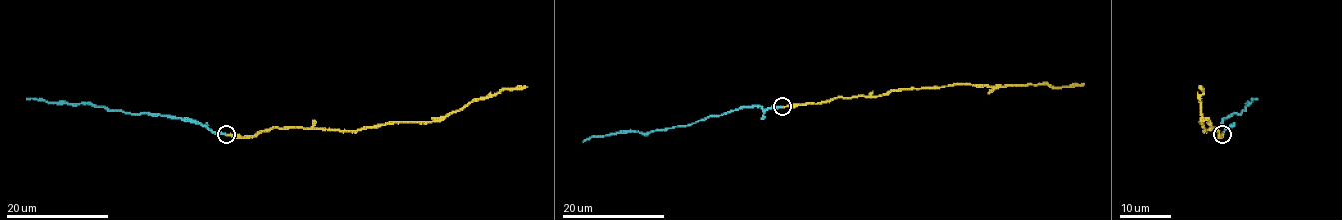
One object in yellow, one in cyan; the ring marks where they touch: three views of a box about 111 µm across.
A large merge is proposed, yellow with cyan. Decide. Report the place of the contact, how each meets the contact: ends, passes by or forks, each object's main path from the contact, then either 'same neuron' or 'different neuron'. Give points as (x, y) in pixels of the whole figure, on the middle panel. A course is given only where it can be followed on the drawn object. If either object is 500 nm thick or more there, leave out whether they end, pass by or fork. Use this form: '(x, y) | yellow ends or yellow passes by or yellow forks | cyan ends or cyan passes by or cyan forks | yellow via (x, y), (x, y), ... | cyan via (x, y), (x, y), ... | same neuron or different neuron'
(782, 106) | yellow ends | cyan ends | yellow via (783, 106), (825, 102), (830, 98), (881, 96), (892, 91), (951, 84), (1061, 87), (1084, 83) | cyan via (783, 106), (763, 109), (747, 106), (710, 115), (690, 124), (647, 133), (610, 133), (583, 142) | different neuron

